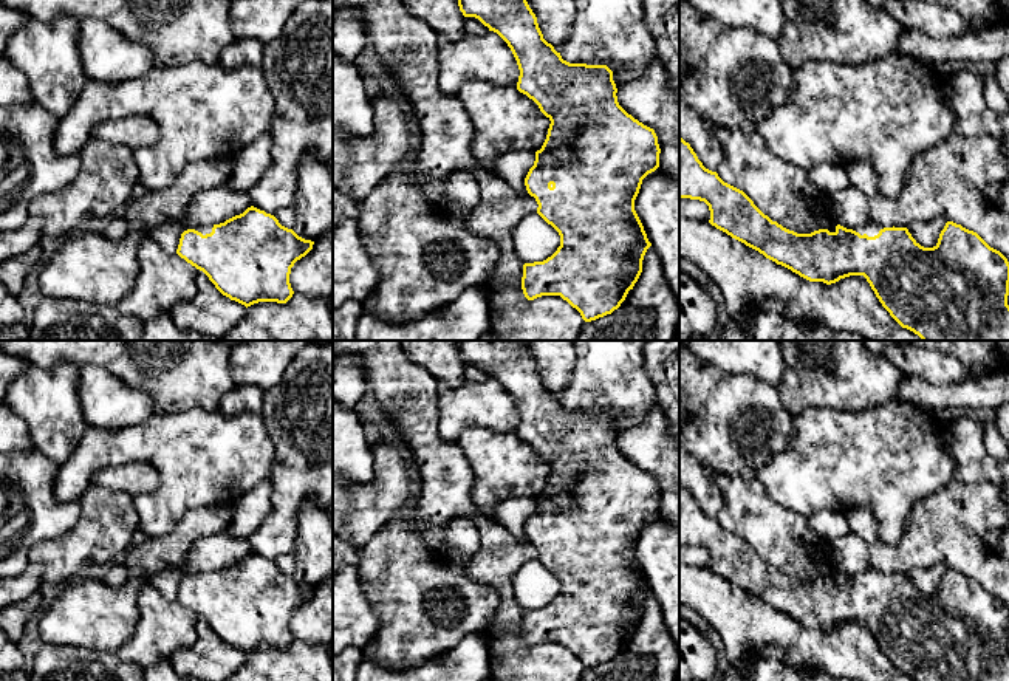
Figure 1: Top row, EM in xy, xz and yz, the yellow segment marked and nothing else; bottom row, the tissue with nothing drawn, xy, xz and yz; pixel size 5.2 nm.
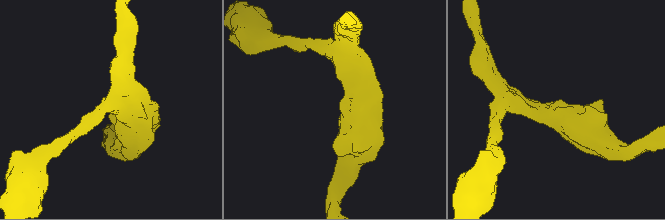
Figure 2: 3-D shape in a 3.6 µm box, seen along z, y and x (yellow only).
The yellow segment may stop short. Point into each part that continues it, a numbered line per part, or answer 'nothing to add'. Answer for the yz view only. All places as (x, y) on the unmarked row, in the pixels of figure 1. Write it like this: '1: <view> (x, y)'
1: yz (870, 574)

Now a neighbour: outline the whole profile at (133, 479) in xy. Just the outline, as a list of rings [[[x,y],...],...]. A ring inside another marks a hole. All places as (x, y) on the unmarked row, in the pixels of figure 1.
[[[125,463],[97,471],[93,484],[135,497],[153,492],[159,484],[159,474],[147,463]]]

